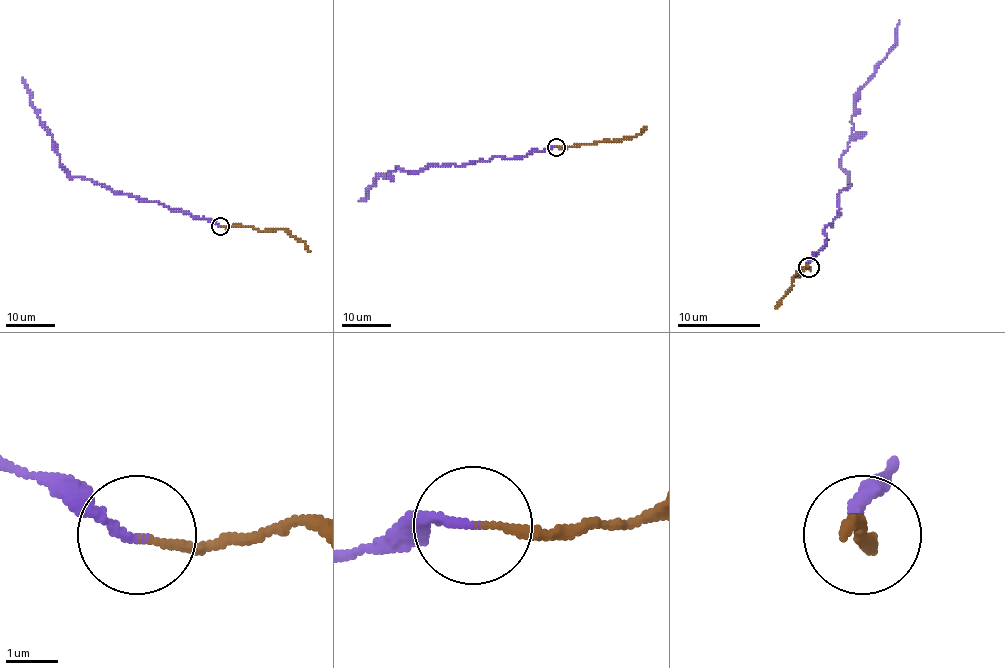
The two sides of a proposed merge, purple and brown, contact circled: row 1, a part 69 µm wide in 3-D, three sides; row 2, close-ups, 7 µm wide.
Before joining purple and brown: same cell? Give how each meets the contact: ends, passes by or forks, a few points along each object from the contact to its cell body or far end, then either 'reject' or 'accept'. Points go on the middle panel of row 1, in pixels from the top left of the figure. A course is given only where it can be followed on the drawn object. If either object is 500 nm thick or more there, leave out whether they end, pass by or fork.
purple ends | brown ends | purple via (556, 147), (464, 165), (406, 172), (396, 167), (379, 174), (365, 199), (358, 201) | brown via (556, 147), (637, 136), (645, 127) | accept

